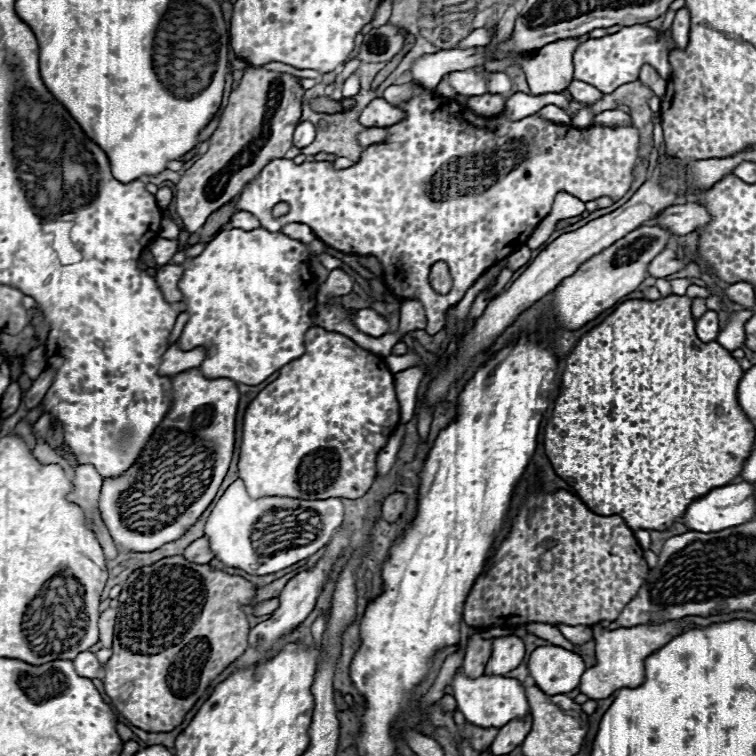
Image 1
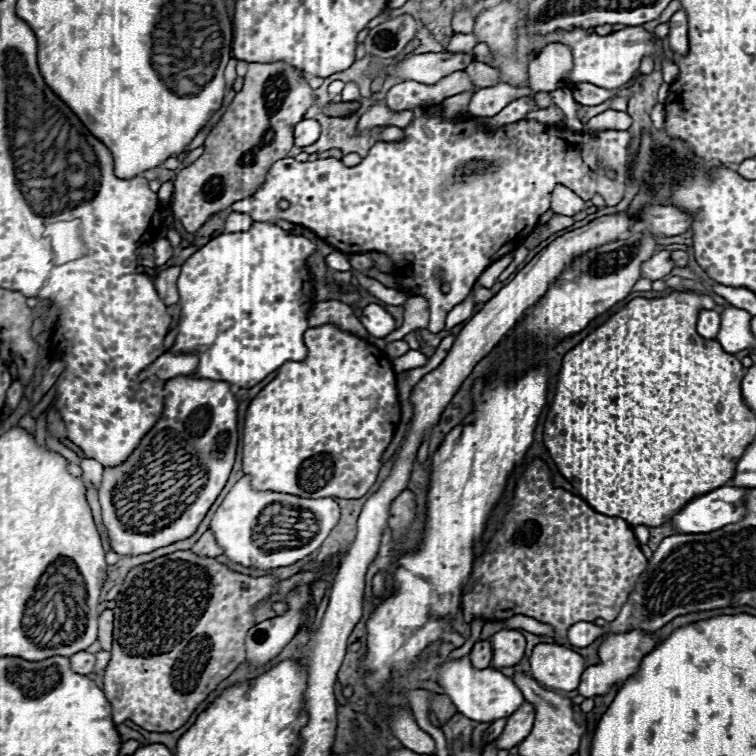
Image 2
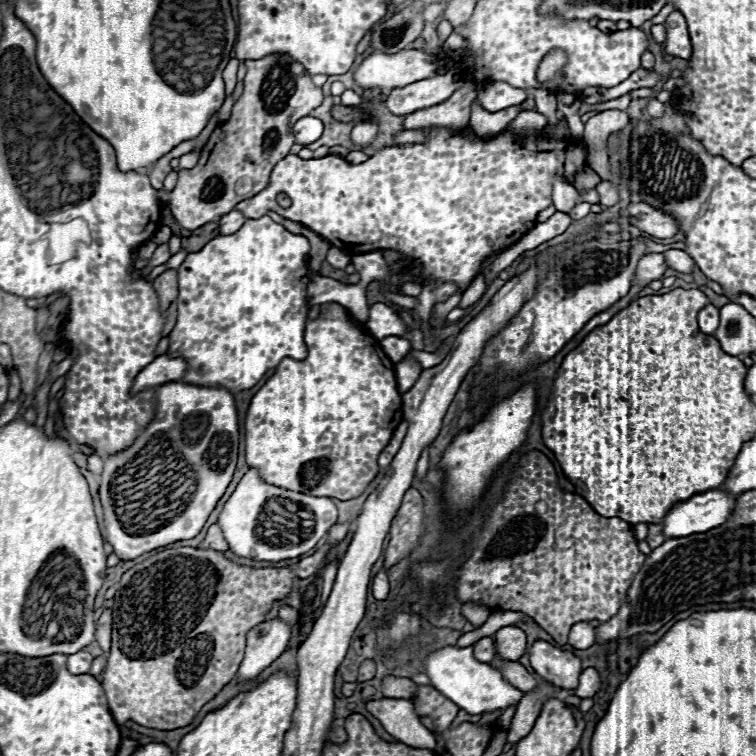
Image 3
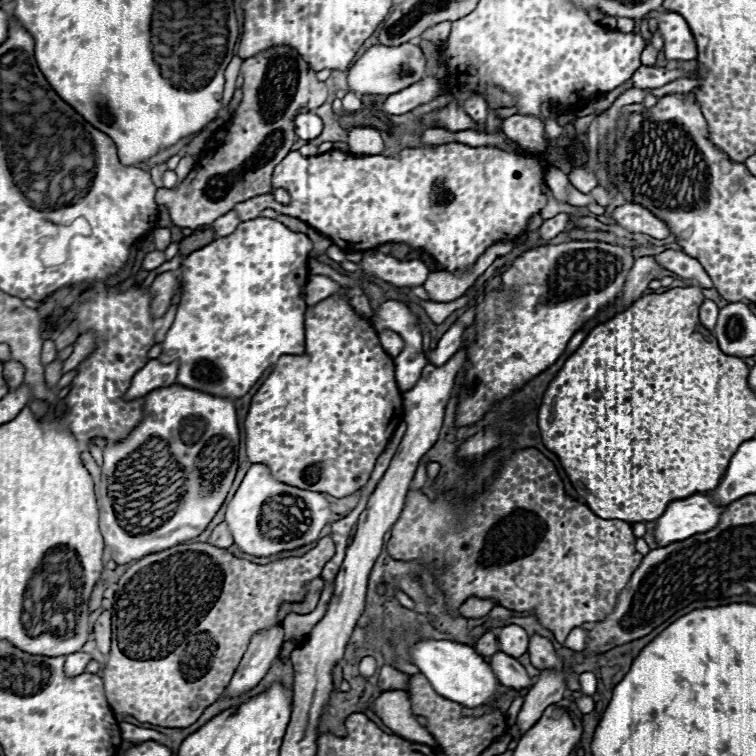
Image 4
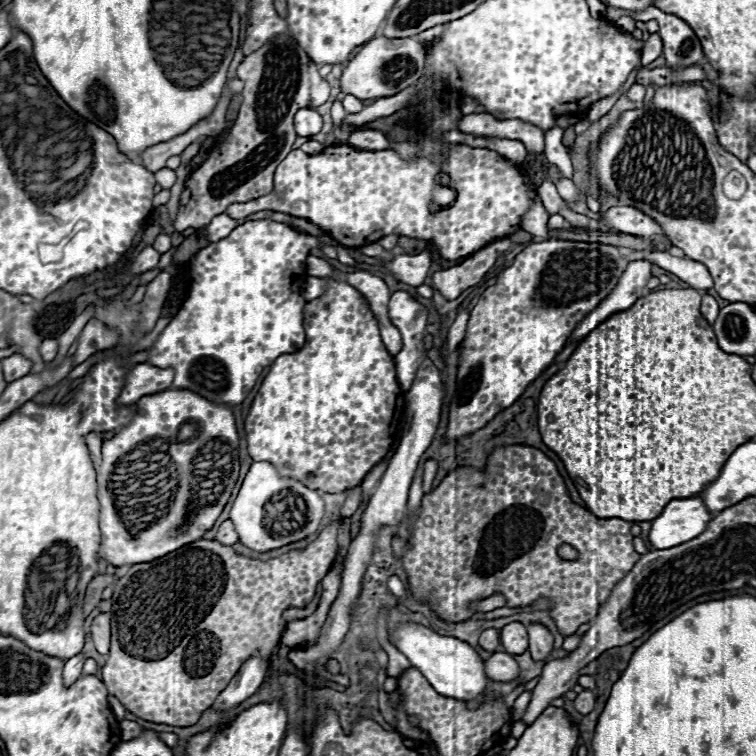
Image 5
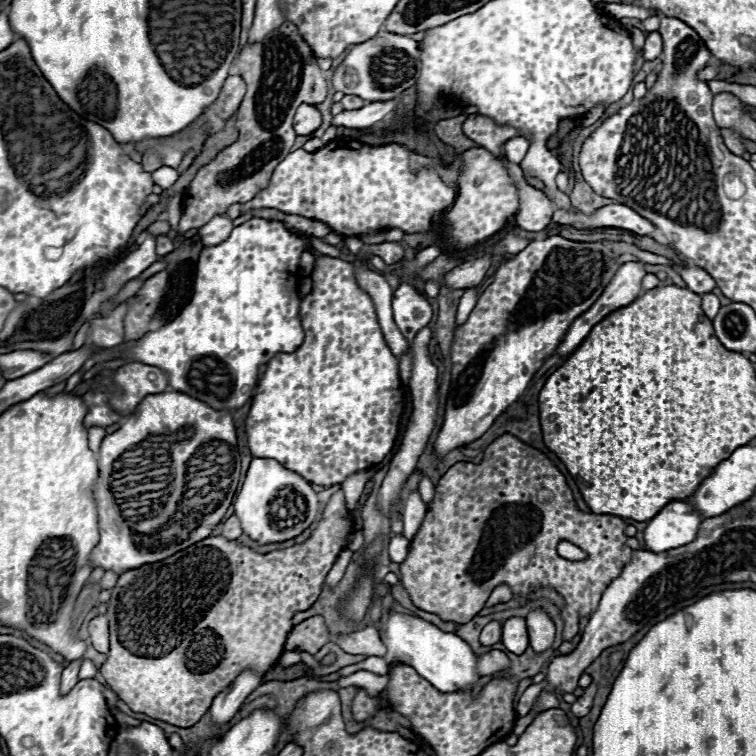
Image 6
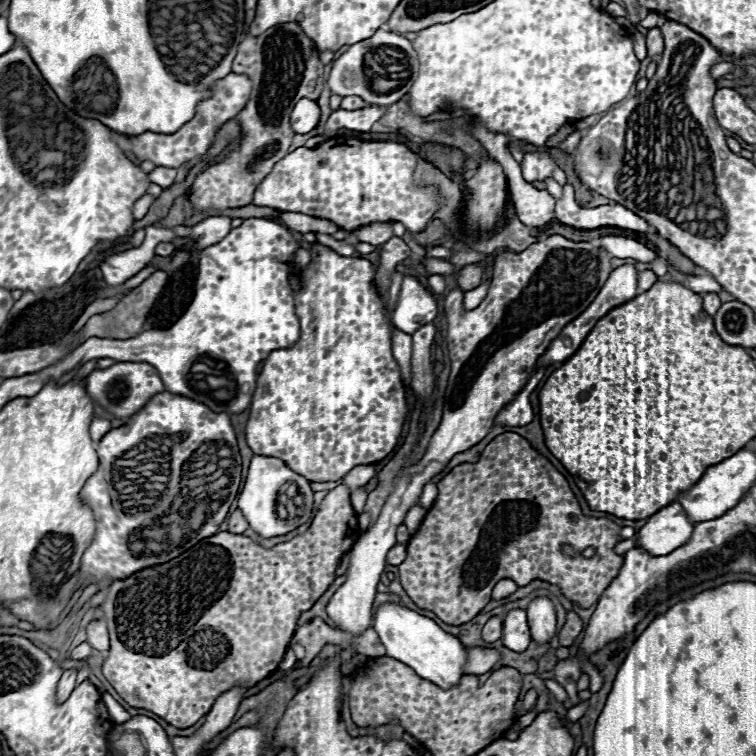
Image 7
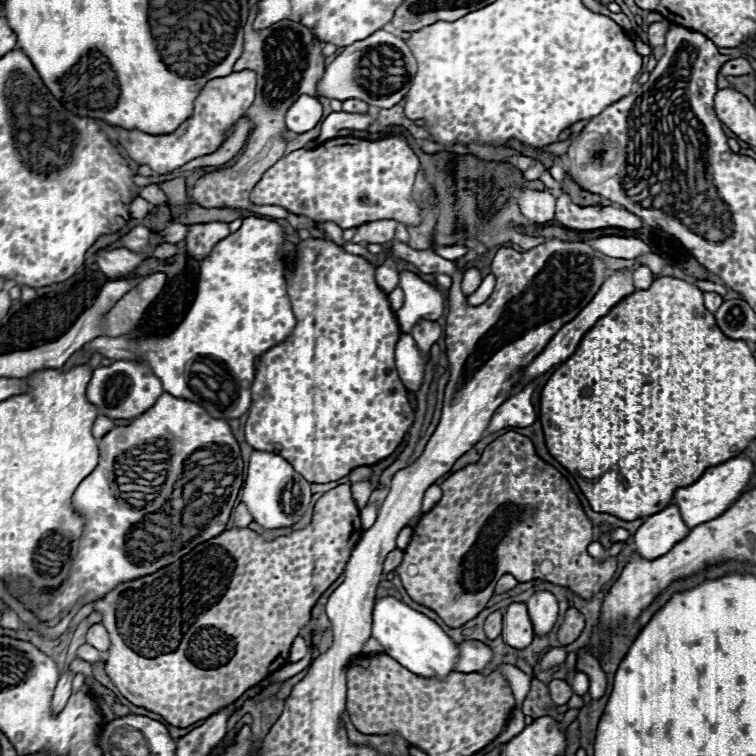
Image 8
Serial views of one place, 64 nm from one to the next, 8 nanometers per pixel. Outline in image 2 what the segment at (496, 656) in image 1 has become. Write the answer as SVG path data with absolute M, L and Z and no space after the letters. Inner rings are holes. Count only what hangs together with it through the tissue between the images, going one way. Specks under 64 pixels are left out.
M502 630L502 632L494 634L490 640L492 640L492 648L494 648L492 668L496 668L496 670L510 668L522 660L526 640L520 630Z

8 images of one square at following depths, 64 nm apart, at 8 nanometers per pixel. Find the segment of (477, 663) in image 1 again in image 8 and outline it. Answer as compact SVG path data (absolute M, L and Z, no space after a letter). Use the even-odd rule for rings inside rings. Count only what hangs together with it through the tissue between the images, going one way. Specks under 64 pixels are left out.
M494 612L486 618L486 624L484 624L484 632L490 640L498 638L500 632L502 632L502 612Z

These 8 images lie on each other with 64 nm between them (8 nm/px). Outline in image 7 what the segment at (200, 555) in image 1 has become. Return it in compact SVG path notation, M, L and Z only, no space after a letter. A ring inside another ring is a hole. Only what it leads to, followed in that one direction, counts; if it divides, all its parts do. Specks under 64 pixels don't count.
M236 510L236 512L228 518L228 532L232 532L232 534L242 534L246 528L248 528L248 524L246 524L242 512Z

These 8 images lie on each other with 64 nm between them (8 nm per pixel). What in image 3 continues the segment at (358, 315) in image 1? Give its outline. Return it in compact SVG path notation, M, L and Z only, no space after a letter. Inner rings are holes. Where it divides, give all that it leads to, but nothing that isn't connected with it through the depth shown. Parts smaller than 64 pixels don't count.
M372 304L368 310L368 320L364 322L366 330L374 338L384 338L384 336L404 336L406 334L406 324L394 314L394 310L386 304Z

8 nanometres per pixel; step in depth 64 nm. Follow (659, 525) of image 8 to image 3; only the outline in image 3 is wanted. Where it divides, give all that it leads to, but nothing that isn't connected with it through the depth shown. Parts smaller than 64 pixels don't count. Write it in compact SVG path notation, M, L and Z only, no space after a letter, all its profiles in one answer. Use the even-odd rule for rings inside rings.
M710 490L676 504L662 520L666 538L684 538L718 528L730 520L736 498L726 490Z

